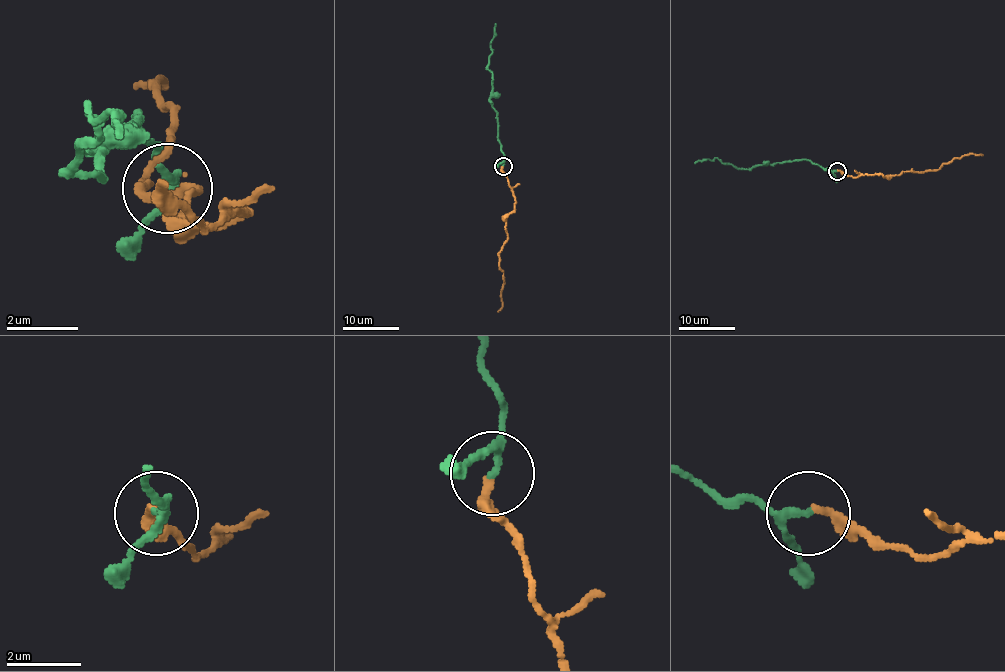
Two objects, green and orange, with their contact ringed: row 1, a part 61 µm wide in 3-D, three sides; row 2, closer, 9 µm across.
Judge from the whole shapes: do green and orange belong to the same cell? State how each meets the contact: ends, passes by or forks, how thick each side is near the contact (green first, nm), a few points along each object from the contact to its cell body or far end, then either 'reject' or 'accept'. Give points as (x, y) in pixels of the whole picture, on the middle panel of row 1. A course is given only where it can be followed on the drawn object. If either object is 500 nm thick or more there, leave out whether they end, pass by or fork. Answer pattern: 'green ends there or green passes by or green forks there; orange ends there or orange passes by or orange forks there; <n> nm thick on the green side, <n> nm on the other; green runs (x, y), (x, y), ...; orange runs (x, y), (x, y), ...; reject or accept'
green passes by; orange ends there; 170 nm thick on the green side, 280 nm on the other; green runs (502, 166), (504, 152), (498, 134), (498, 114), (489, 100), (492, 73), (488, 69), (488, 59), (495, 24); orange runs (502, 166), (515, 198), (515, 208), (506, 218), (508, 239), (499, 253), (504, 283), (502, 304), (498, 311); accept

